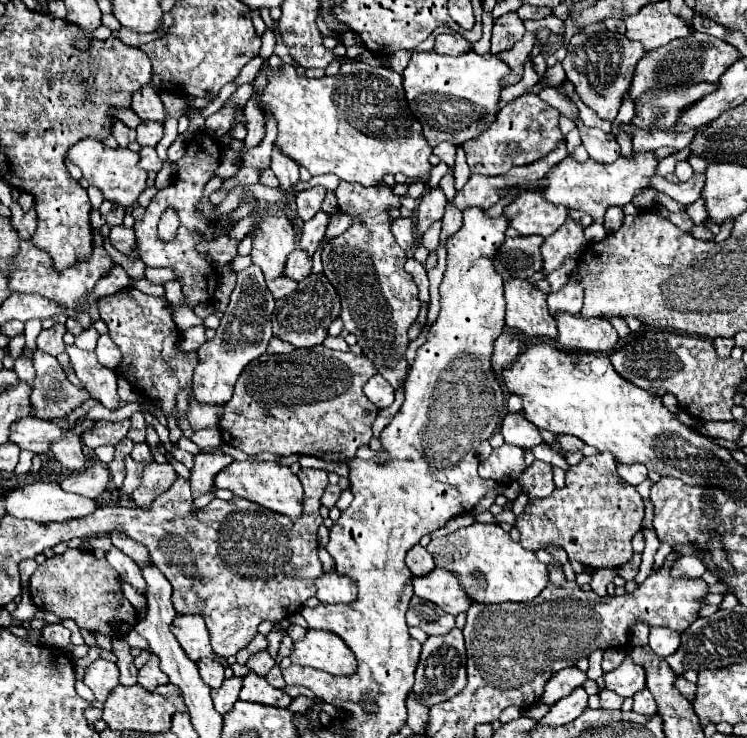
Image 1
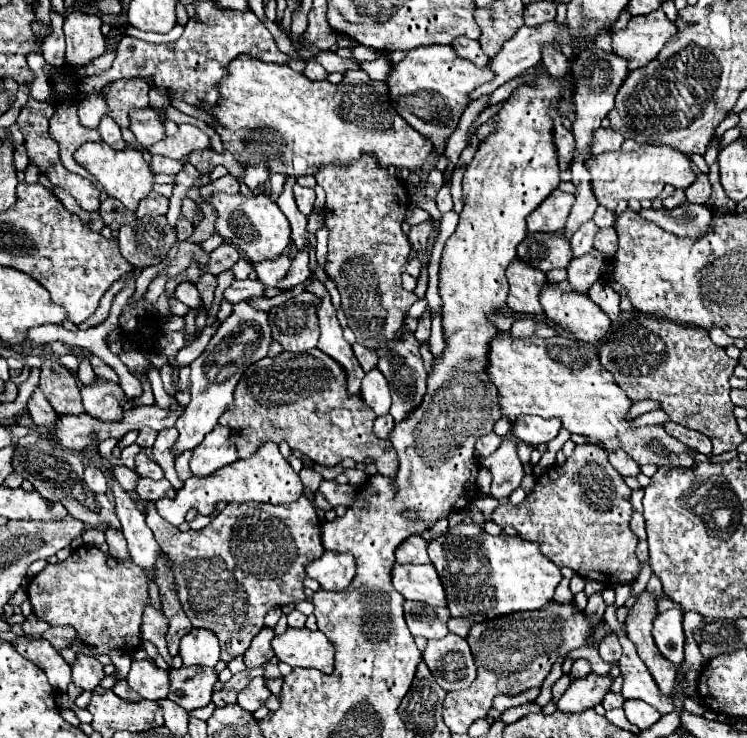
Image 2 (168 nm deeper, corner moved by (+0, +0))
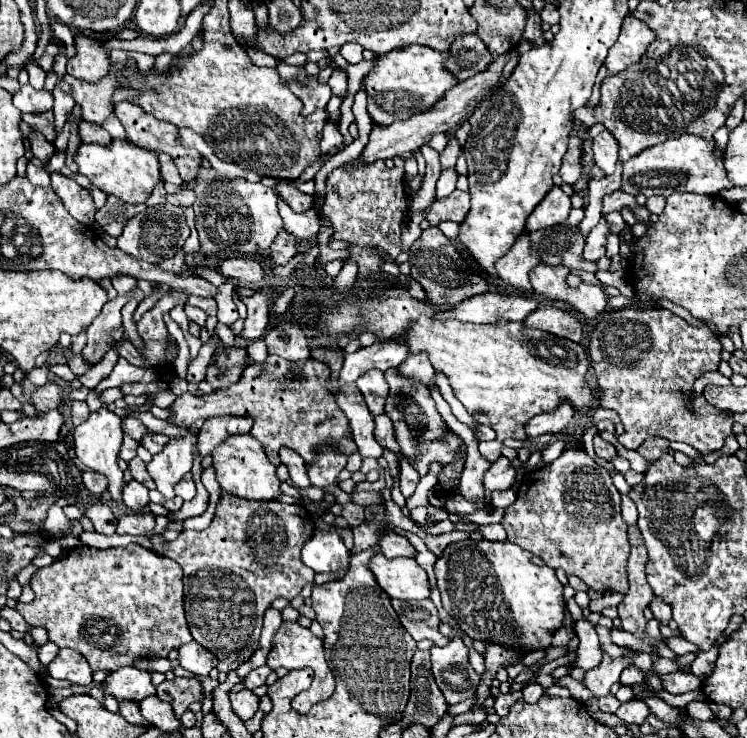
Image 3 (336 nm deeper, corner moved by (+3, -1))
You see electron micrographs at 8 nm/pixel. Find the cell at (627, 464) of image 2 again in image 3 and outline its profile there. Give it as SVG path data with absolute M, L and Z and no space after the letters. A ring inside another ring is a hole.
M594 436L594 454L596 454L598 458L608 460L608 458L616 456L618 452L616 452L616 448L614 448L608 440L602 440L600 436Z

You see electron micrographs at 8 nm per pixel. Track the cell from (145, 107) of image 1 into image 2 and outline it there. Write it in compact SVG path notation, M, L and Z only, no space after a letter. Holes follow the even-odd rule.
M119 79L111 85L109 93L103 93L109 105L109 115L121 129L129 129L131 109L149 107L149 83L145 79Z

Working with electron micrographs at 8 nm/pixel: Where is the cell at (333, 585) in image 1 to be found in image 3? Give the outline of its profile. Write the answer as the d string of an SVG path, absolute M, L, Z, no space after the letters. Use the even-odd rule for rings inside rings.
M316 528L316 534L312 534L312 538L304 544L302 562L316 574L340 572L350 562L350 550L344 546L342 536L334 528Z

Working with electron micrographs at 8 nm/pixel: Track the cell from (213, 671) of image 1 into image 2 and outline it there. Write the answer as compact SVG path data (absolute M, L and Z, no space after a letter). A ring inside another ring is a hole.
M183 665L181 669L169 671L169 679L171 679L169 699L181 705L183 709L191 711L197 707L205 707L211 701L213 687L217 683L217 671L201 665L193 667Z

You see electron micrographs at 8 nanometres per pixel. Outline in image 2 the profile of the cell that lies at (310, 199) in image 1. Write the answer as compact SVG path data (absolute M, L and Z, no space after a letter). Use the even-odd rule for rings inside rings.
M295 185L295 201L297 201L297 207L303 215L309 215L311 209L313 209L313 203L315 203L315 191L309 189L309 187L301 187L301 185Z

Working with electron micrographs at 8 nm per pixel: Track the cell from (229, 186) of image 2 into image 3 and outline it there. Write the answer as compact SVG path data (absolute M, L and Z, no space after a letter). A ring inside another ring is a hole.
M186 188L179 193L168 194L166 200L175 206L191 207L196 200L196 195L193 190Z

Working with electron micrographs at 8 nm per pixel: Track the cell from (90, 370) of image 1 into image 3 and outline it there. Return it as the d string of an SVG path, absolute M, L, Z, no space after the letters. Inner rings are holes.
M100 408L98 412L92 412L90 418L84 424L76 426L76 430L74 430L76 458L90 470L96 470L108 478L108 482L110 482L108 492L110 492L112 500L118 500L122 496L122 484L124 484L122 470L118 468L118 452L120 452L122 436L124 436L120 422L122 422L120 416L116 416L114 412L110 412L106 408Z

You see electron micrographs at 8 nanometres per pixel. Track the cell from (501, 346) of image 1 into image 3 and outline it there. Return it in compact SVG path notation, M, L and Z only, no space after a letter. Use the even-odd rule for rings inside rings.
M548 304L540 306L536 312L532 312L524 320L524 326L540 328L540 330L546 330L550 334L568 338L572 342L580 342L584 336L582 322L570 310L564 310L558 306L548 306Z

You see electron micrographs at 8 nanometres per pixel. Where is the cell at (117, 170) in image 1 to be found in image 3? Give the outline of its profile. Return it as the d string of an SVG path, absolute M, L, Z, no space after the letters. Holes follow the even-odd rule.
M112 138L110 146L82 144L76 156L80 174L84 174L96 188L106 194L114 194L126 204L142 204L152 194L152 188L160 182L160 162L158 154L140 146L134 146L126 140Z

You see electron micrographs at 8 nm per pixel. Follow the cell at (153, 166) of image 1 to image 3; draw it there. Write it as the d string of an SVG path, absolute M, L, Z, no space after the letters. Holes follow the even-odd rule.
M158 154L158 158L160 158L160 166L162 166L162 180L168 184L182 186L182 178L178 174L178 168L176 168L172 156L170 154Z

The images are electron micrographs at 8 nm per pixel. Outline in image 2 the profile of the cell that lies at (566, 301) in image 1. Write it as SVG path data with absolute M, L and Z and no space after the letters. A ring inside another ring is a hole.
M593 249L583 257L573 259L571 265L567 267L567 273L569 273L567 281L571 285L571 291L587 295L591 285L599 281L601 267L603 267L603 255L597 249Z

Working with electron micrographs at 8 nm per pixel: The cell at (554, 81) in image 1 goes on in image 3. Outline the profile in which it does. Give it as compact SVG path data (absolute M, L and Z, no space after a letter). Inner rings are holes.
M452 136L448 146L444 148L444 152L440 154L440 162L442 162L442 168L452 168L456 166L456 160L460 156L460 146L458 146L458 140Z

